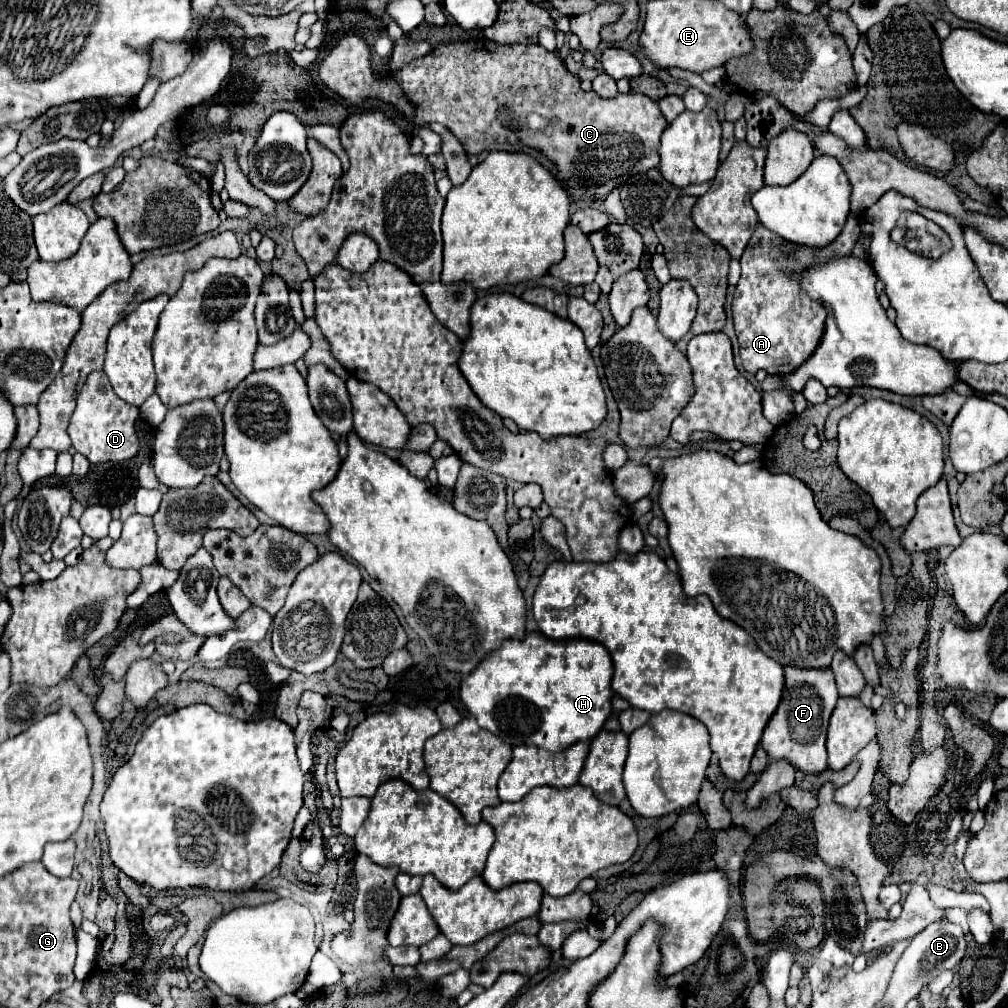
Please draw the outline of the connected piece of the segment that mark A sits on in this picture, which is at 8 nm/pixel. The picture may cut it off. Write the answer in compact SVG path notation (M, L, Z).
M759 223L741 257L741 279L733 293L731 311L743 369L753 375L759 369L769 375L789 375L797 371L813 355L823 337L827 311L821 303L801 295L797 283L779 271L777 255L781 251L801 251L801 247L783 241Z

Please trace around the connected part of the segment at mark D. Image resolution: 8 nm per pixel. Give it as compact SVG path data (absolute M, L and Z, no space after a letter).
M93 371L87 377L77 397L77 407L69 423L69 435L73 439L73 447L81 455L85 455L91 463L129 461L139 451L139 437L135 429L137 419L139 419L139 407L119 399L113 393L111 383L103 371Z

